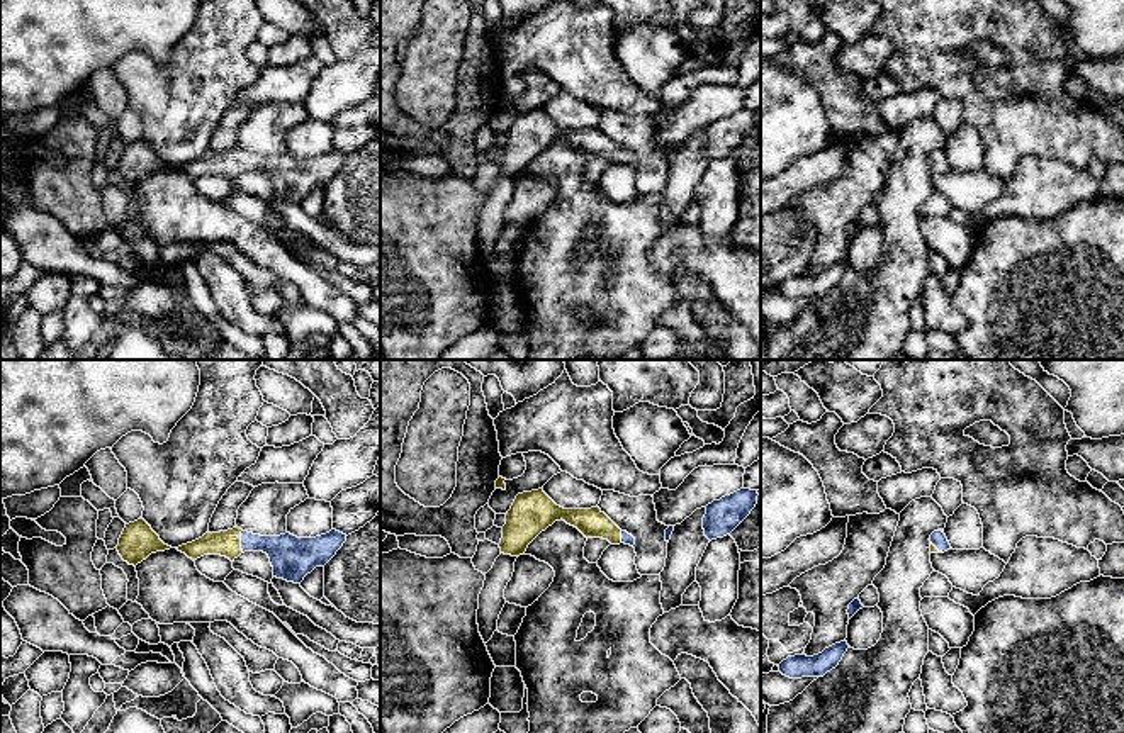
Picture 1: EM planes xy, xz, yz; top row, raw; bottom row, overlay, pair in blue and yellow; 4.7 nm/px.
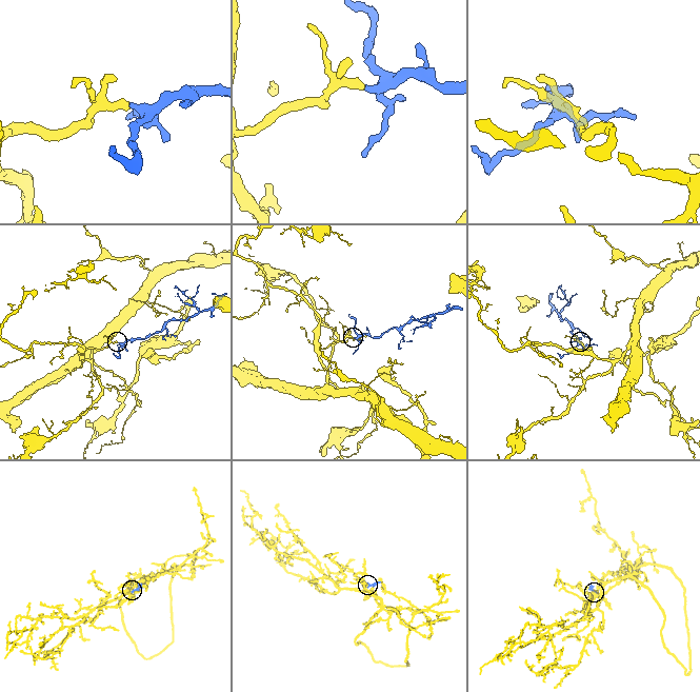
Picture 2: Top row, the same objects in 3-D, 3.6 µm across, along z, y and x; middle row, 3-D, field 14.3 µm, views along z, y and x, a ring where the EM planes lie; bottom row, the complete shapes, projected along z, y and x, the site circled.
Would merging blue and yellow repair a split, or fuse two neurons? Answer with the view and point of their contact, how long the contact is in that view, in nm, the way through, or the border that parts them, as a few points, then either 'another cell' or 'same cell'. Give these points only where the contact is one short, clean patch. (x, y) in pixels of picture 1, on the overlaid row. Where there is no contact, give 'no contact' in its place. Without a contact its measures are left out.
contact xy (241, 542); length 110 nm; same cell

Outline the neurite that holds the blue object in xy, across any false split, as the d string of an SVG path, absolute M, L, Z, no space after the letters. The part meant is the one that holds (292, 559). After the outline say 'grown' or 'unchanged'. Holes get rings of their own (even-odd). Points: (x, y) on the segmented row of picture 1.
M241 528L205 533L202 538L177 550L197 560L204 555L221 555L234 562L244 551L263 551L273 567L273 577L301 584L316 567L324 567L346 541L346 534L331 529L316 538L297 538L290 533L260 536Z; grown

